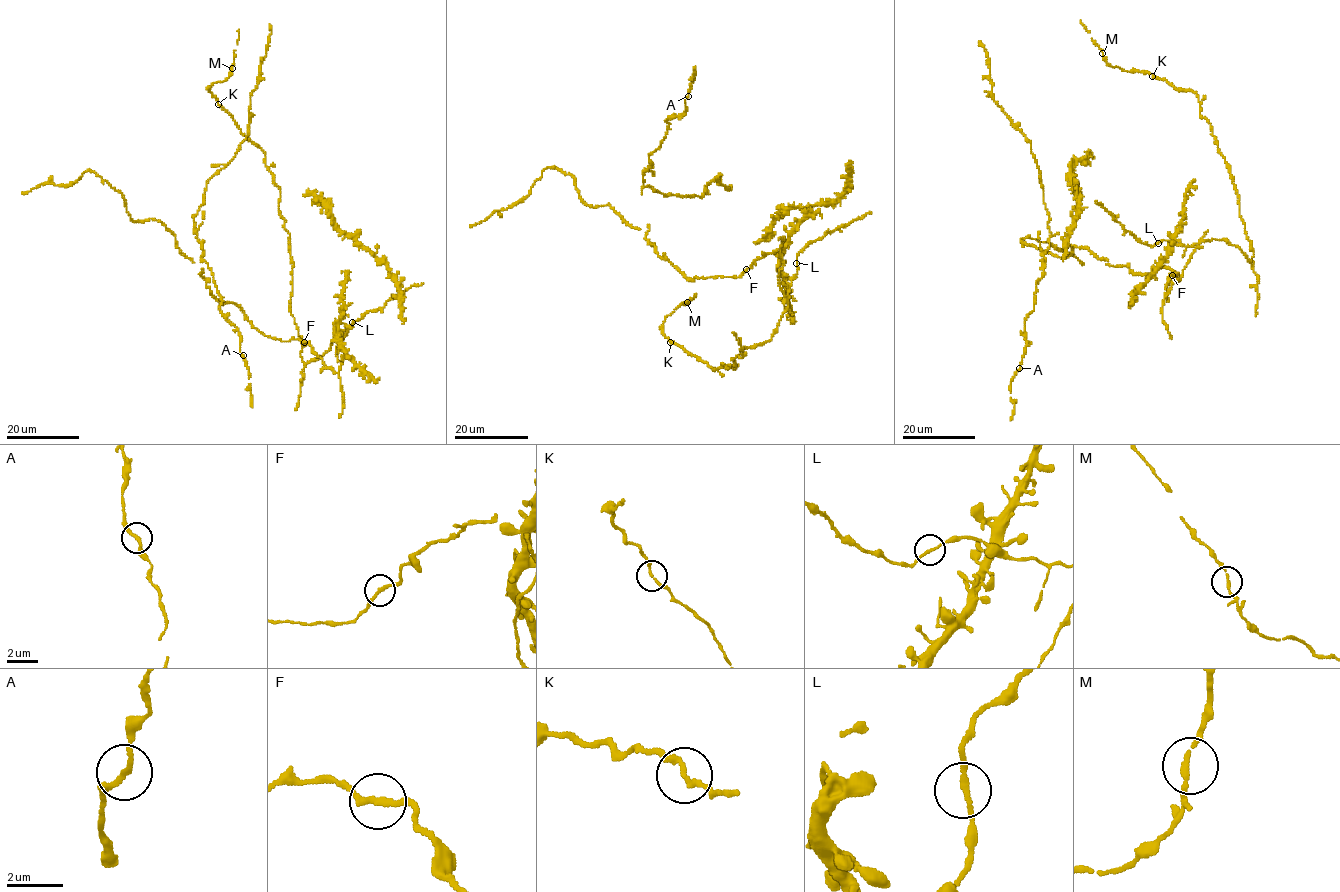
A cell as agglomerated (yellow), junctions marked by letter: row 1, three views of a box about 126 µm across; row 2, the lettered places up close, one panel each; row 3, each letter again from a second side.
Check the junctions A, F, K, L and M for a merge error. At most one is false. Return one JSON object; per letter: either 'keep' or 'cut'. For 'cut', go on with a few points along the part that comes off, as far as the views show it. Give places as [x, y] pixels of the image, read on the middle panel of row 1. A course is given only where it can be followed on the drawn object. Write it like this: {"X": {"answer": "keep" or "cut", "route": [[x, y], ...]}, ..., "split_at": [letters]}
{"A": {"answer": "keep"}, "F": {"answer": "keep"}, "K": {"answer": "keep"}, "L": {"answer": "keep"}, "M": {"answer": "keep"}, "split_at": []}

